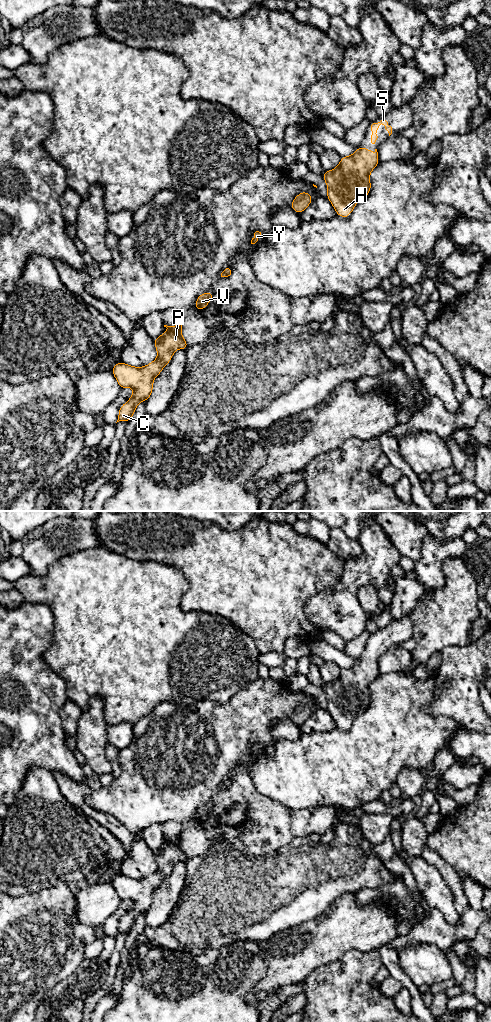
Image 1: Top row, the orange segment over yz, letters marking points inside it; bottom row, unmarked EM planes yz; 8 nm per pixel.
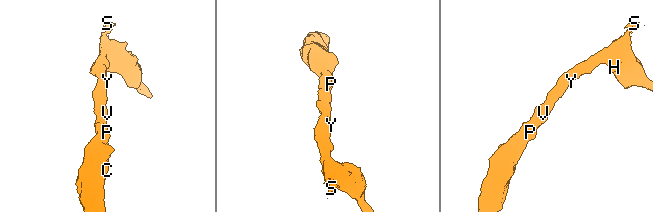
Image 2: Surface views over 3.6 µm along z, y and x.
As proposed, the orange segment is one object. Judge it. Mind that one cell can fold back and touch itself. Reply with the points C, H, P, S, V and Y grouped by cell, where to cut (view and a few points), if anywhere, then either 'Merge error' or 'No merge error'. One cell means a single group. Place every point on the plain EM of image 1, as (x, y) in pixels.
Groups: C H P S V Y. No split. No merge error

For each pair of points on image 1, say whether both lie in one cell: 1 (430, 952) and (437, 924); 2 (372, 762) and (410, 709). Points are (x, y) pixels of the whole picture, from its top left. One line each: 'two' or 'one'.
1: two
2: one

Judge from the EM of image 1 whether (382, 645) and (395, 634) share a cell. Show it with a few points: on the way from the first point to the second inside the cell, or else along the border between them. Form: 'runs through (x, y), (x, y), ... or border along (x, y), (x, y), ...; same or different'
runs through (385, 642), (392, 635); same

